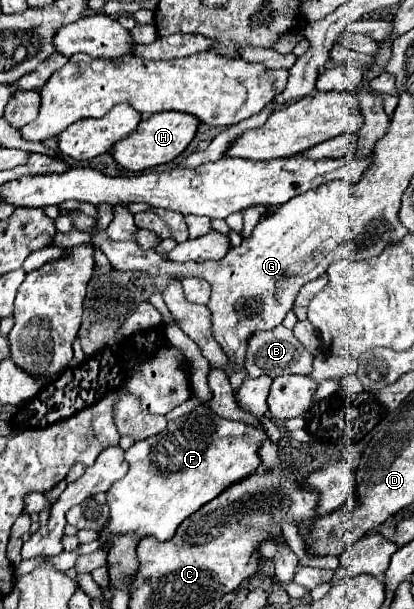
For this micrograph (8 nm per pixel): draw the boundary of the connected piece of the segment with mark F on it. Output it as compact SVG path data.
M198 406L190 414L168 422L168 426L160 434L154 434L146 440L134 442L126 450L126 460L130 464L128 474L124 478L116 480L112 484L110 492L106 492L108 506L110 506L110 522L106 524L106 528L102 528L98 532L98 542L102 544L100 550L110 552L114 546L112 536L118 536L118 534L132 536L134 542L140 542L146 536L154 536L160 542L170 540L174 536L176 528L190 514L194 514L206 502L216 498L224 488L246 478L248 474L252 474L260 466L258 446L262 440L264 440L262 430L258 430L250 424L238 422L238 420L220 418L208 406Z

